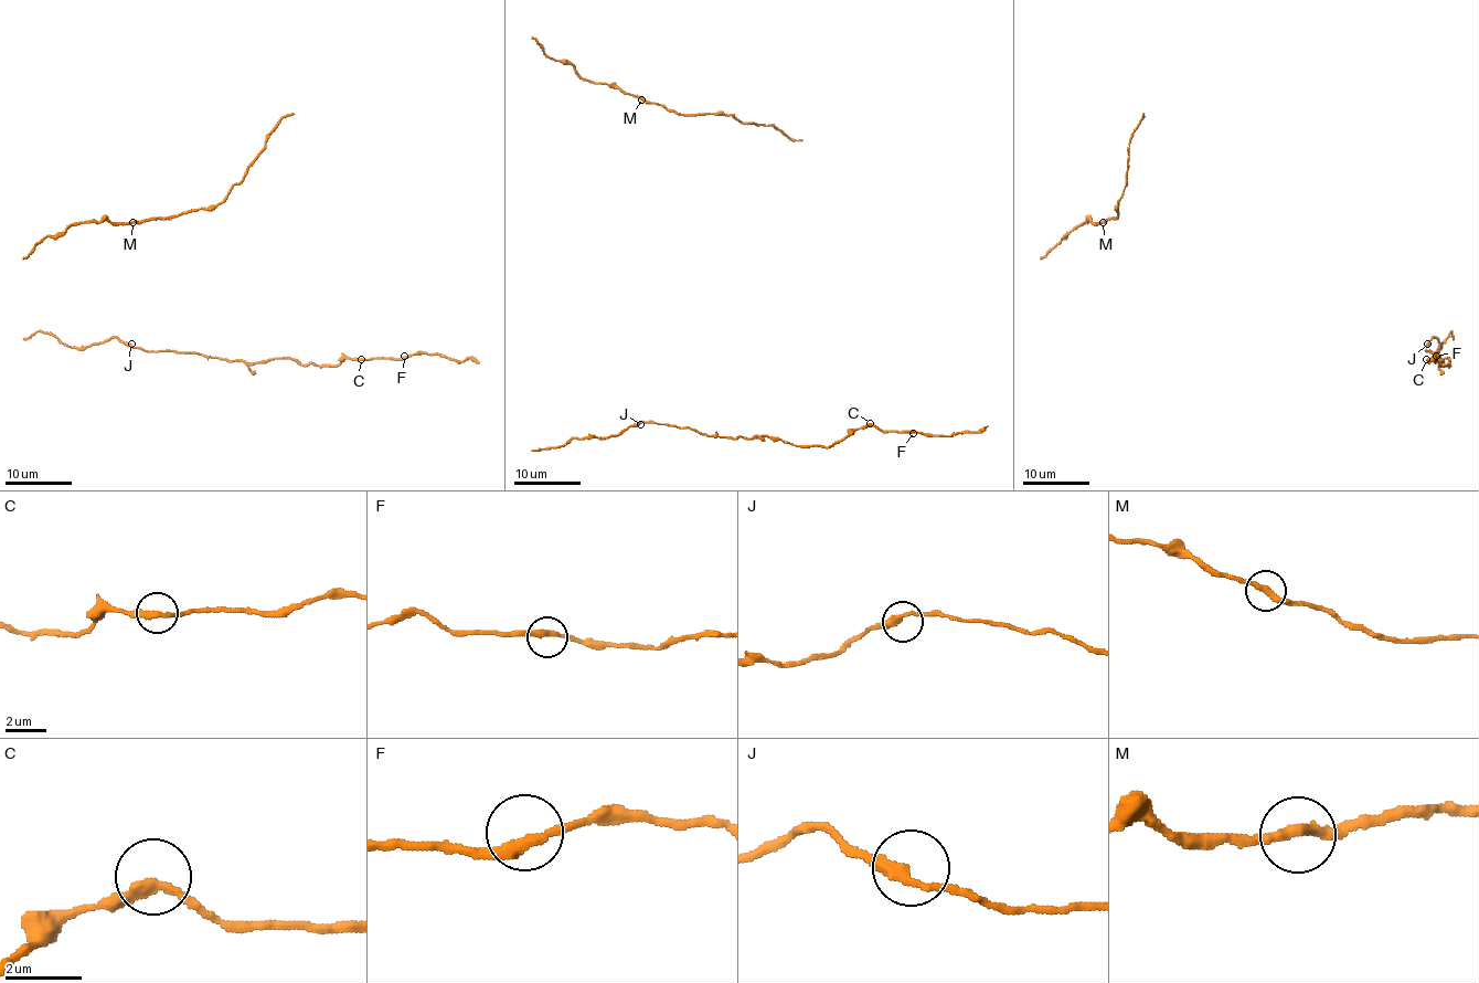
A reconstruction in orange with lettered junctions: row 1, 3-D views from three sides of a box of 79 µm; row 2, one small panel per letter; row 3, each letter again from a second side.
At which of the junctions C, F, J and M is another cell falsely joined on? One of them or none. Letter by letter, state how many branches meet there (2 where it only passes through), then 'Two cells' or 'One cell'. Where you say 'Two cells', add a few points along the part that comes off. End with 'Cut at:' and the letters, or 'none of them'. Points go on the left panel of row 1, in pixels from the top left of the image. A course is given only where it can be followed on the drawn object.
C: Branches: 2. One cell
F: Branches: 2. One cell
J: Branches: 2. One cell
M: Branches: 2. One cell
Cut at: none of them

